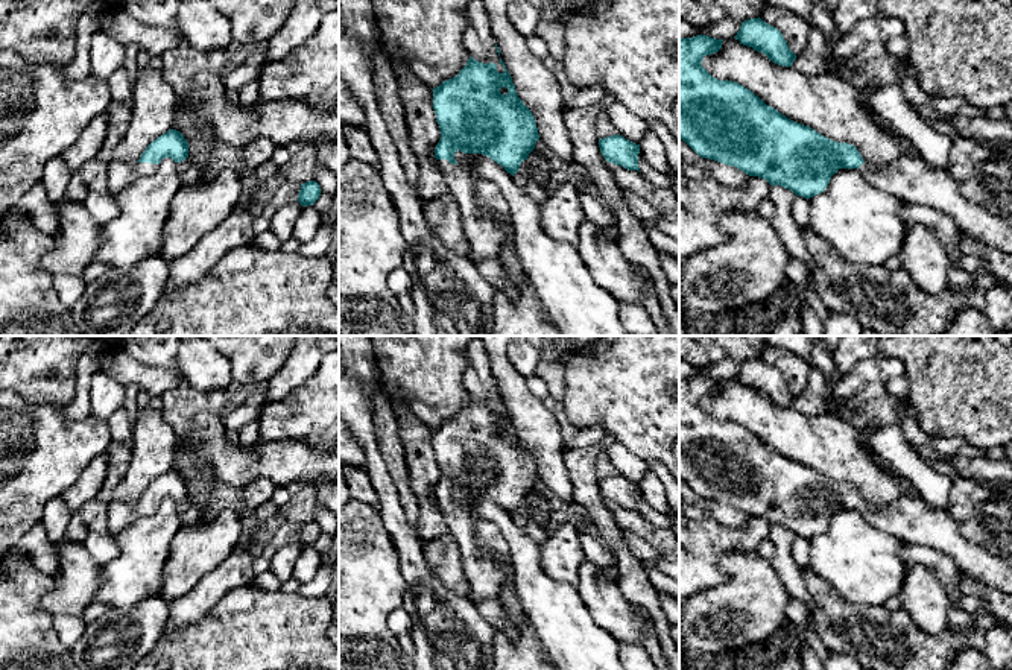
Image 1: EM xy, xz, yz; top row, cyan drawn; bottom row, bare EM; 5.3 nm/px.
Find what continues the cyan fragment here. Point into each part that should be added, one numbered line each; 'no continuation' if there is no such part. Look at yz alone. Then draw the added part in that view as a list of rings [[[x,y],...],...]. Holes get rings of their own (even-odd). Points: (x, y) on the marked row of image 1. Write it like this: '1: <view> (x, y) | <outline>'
1: yz (913, 181) | [[[900,158],[884,166],[863,163],[857,170],[880,191],[903,202],[938,208],[985,246],[1012,255],[1012,219],[992,216],[966,201],[948,172],[922,158]]]

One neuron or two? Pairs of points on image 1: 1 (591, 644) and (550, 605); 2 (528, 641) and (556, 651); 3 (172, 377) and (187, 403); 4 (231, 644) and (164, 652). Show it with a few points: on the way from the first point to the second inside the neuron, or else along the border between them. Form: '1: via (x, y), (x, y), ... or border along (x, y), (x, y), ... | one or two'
1: via (581, 635), (561, 616) | one
2: border along (523, 616), (543, 654) | two
3: border along (146, 365), (172, 369), (178, 376), (180, 383) | two
4: via (215, 651), (181, 651) | one

